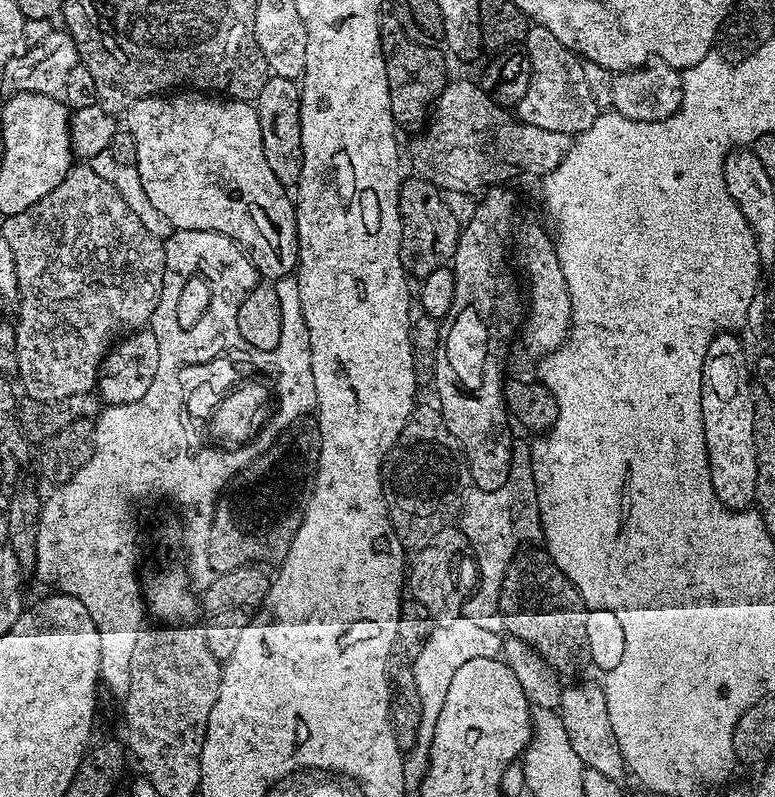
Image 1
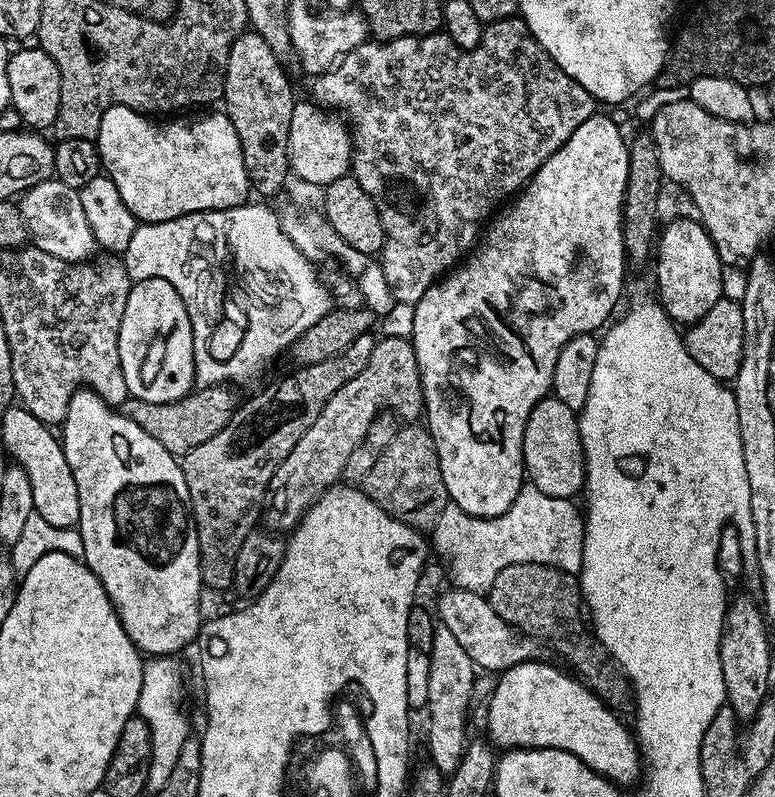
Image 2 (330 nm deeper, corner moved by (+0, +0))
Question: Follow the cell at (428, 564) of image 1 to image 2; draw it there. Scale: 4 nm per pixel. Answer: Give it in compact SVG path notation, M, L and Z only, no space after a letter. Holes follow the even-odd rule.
M441 623L436 625L434 646L427 653L428 660L428 752L431 763L441 772L451 774L464 754L468 733L468 707L472 704L472 687L478 669L470 654L462 650L458 638Z

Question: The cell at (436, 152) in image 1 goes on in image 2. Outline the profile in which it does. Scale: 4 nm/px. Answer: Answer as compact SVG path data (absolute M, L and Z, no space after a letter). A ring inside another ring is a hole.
M311 99L304 100L301 102L293 103L292 106L292 117L290 118L290 134L288 135L288 166L293 177L296 176L300 180L305 180L308 184L320 184L319 186L327 186L330 182L334 182L338 178L349 175L350 169L352 167L352 141L350 139L350 128L343 119L339 120L339 115L329 114L323 107L317 106Z

